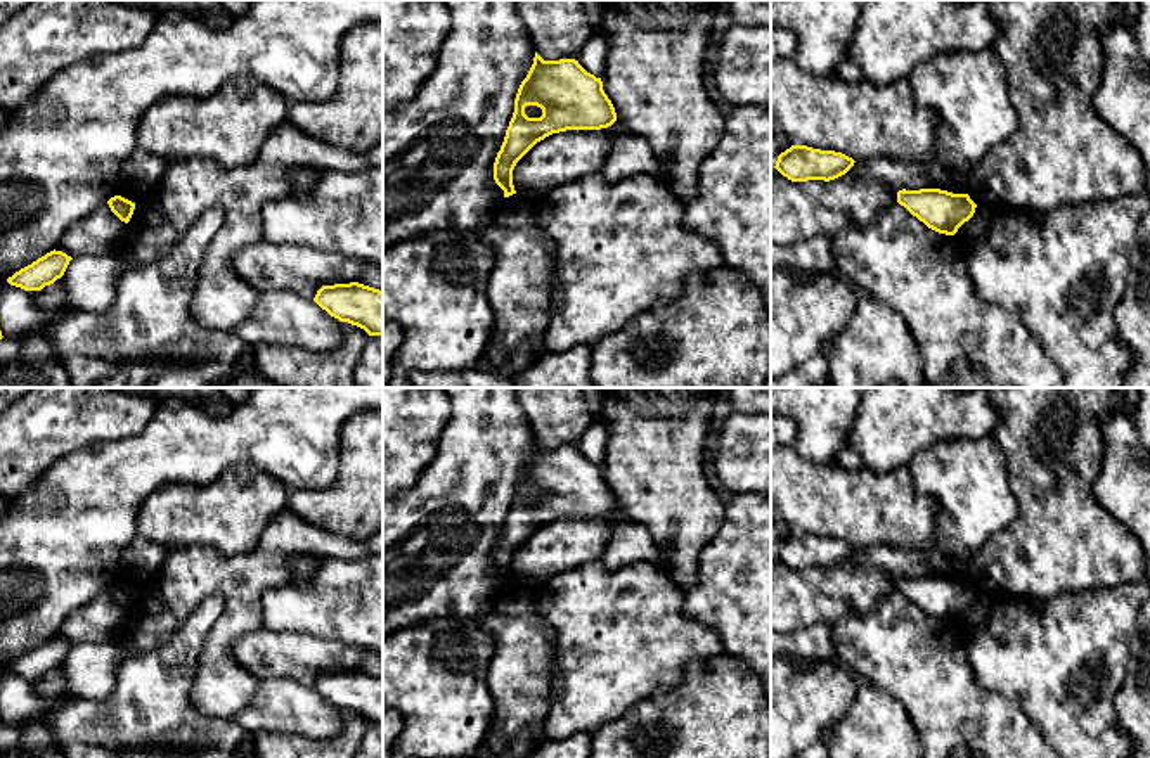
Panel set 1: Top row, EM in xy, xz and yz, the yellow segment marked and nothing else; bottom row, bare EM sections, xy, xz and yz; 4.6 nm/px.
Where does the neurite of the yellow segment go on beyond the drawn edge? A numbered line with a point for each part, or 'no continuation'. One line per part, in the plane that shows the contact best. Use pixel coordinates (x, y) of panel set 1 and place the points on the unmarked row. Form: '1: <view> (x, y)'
no continuation

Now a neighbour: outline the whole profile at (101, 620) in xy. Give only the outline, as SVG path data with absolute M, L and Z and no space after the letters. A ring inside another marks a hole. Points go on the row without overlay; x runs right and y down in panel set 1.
M106 590L69 614L55 639L62 639L71 646L80 642L109 642L120 635L125 620L126 611L121 609Z

